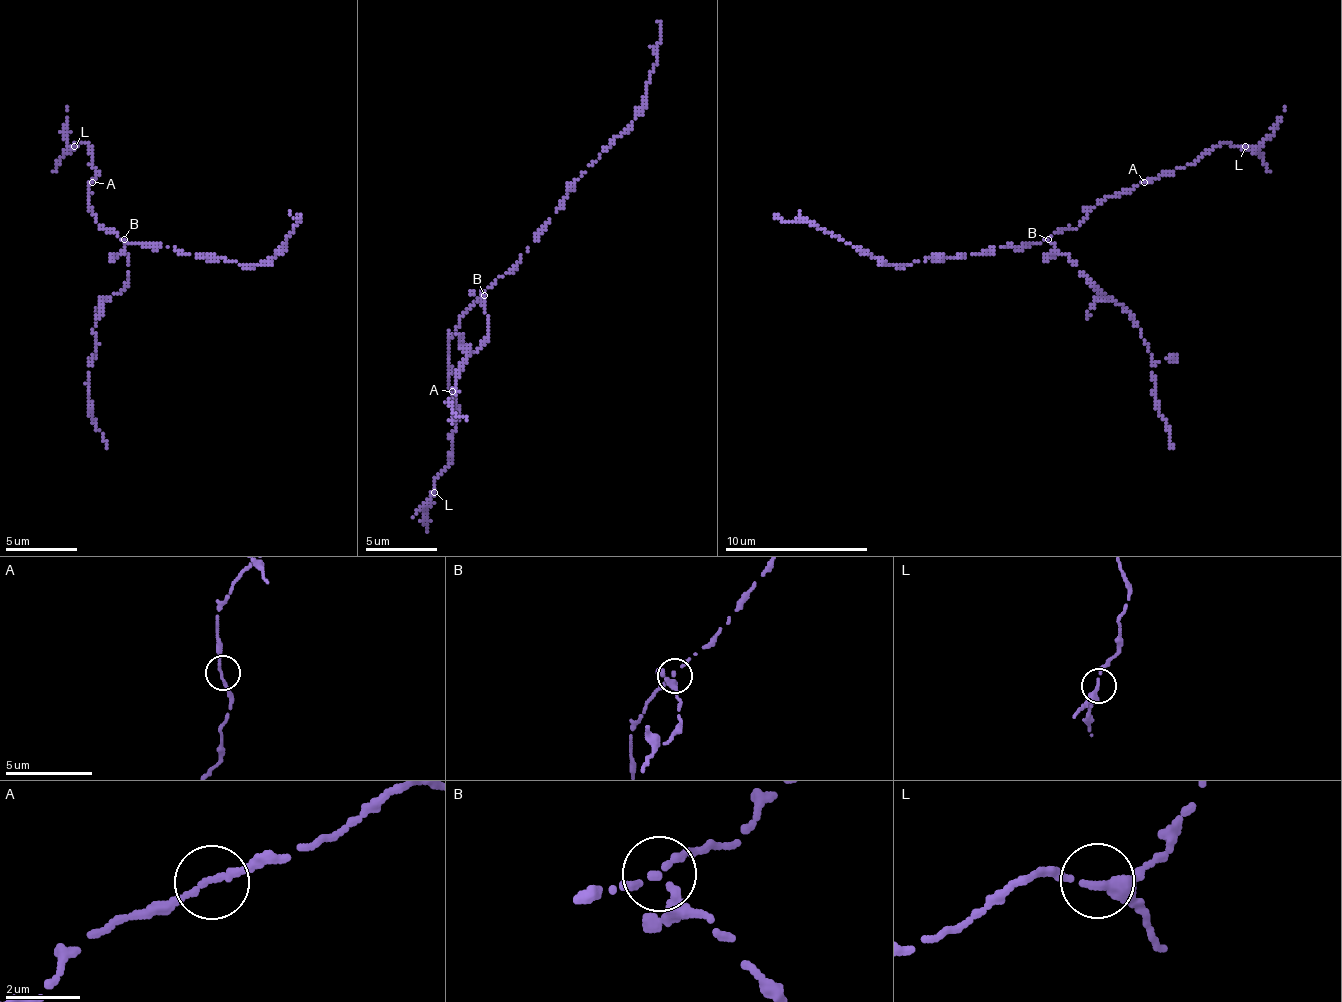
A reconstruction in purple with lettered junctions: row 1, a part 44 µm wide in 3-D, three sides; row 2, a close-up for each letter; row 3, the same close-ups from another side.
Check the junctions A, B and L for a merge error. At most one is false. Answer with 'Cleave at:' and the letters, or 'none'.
Cleave at: B

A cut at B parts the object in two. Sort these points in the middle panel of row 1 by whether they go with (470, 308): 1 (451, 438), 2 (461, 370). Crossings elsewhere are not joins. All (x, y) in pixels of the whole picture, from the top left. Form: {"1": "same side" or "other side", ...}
{"1": "same side", "2": "other side"}

